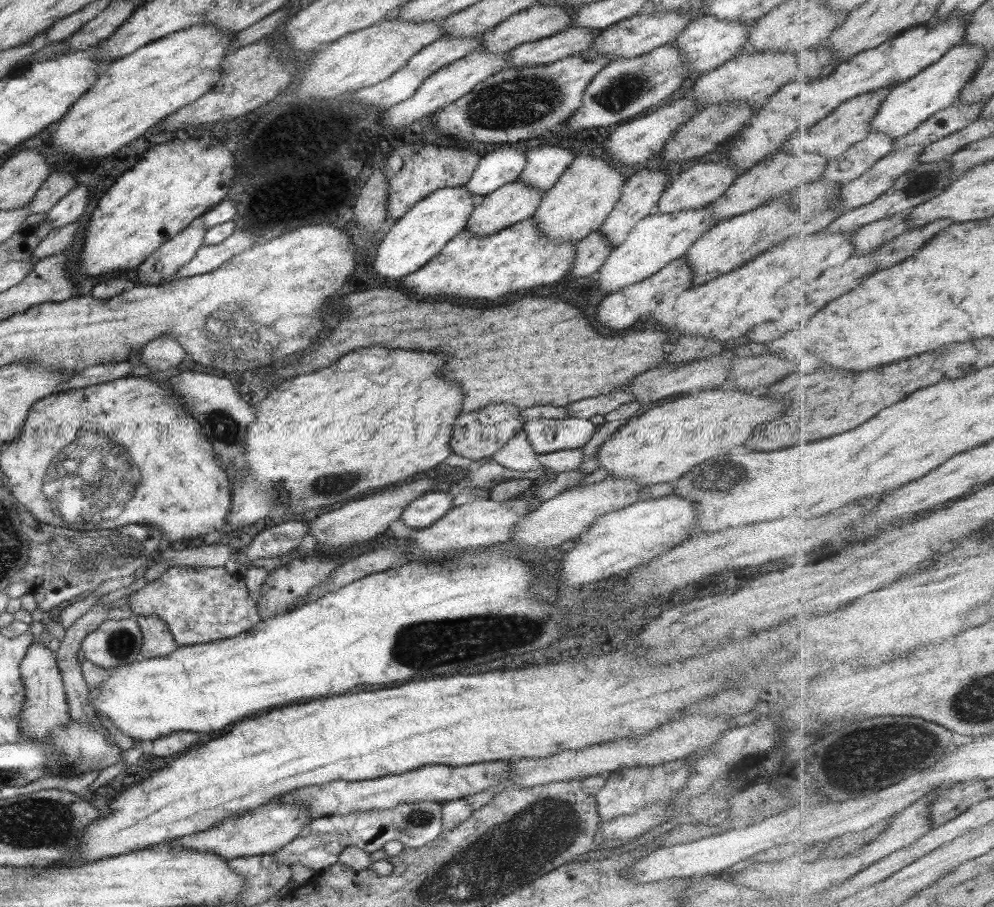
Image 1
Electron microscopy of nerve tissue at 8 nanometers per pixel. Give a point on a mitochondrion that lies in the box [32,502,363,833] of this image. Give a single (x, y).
(72, 557)

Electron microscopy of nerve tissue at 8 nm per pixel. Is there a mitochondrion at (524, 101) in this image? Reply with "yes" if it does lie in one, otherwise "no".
yes

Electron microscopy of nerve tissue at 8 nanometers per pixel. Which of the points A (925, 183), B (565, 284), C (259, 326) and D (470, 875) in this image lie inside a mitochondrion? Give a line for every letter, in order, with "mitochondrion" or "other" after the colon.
A: mitochondrion
B: other
C: mitochondrion
D: mitochondrion

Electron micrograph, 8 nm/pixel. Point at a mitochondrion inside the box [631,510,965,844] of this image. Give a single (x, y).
(914, 744)

